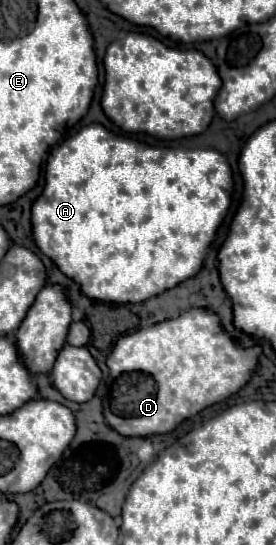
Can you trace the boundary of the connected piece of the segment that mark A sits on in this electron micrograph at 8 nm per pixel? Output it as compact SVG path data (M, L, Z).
M87 125L77 135L67 137L63 143L51 149L47 157L47 173L45 173L45 189L41 197L33 203L31 223L33 237L39 249L53 259L53 263L73 281L81 283L81 289L87 297L107 301L107 303L141 303L149 297L155 297L181 281L199 273L203 259L217 237L217 229L223 223L229 207L231 207L231 191L233 191L233 171L223 153L215 149L175 149L175 147L155 147L143 141L135 141L121 133L115 133L103 125Z

